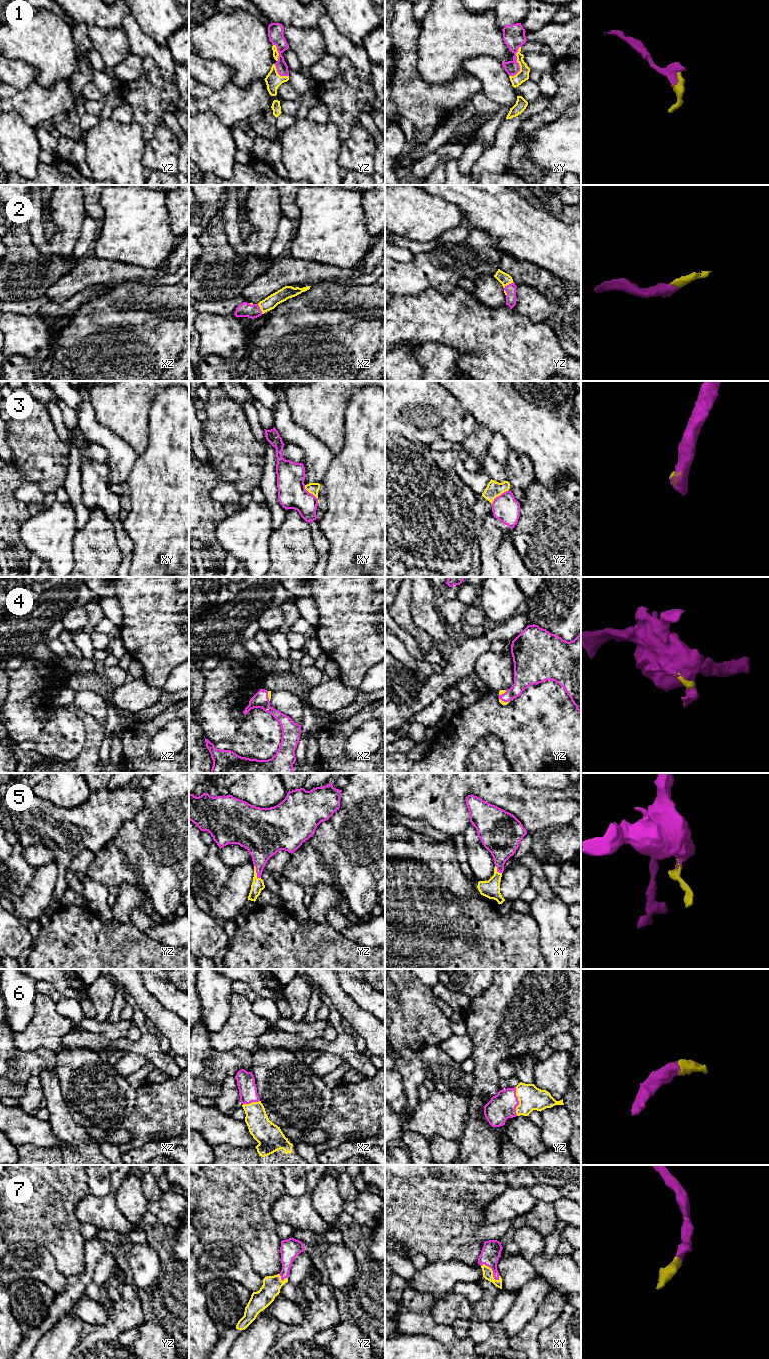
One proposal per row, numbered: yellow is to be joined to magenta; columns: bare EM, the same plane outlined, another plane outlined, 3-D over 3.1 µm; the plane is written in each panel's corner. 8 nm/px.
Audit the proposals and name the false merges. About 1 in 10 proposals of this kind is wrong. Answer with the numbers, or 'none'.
3

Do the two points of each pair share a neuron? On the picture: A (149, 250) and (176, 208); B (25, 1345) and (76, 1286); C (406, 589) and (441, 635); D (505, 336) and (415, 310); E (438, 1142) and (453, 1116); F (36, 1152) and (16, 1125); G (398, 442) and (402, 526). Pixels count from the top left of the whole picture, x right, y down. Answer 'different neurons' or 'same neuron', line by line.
A: different neurons
B: same neuron
C: different neurons
D: same neuron
E: different neurons
F: different neurons
G: same neuron

